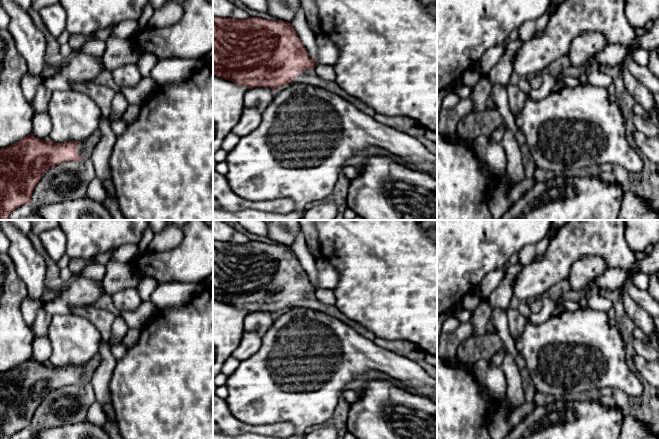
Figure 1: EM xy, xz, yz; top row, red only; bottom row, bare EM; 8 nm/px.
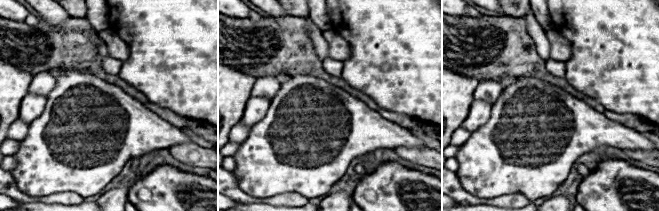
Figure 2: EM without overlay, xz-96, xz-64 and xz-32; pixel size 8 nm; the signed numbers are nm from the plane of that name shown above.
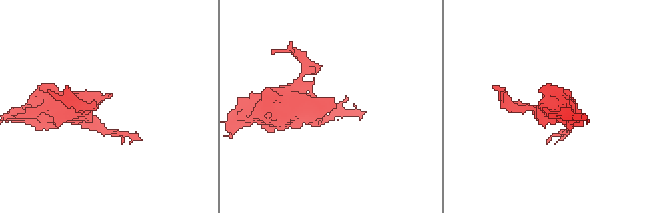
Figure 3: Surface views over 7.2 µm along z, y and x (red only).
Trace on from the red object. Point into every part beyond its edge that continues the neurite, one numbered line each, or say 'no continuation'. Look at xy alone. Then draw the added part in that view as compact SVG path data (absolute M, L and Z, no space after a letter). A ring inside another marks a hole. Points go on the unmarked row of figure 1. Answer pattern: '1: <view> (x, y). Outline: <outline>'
1: xy (85, 372). Outline: M98 353L92 359L90 359L85 365L81 366L77 370L78 380L84 384L90 383L94 371L97 369L101 362L101 356Z

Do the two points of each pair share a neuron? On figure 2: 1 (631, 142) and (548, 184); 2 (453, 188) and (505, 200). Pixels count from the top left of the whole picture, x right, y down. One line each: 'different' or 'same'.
1: same
2: same

